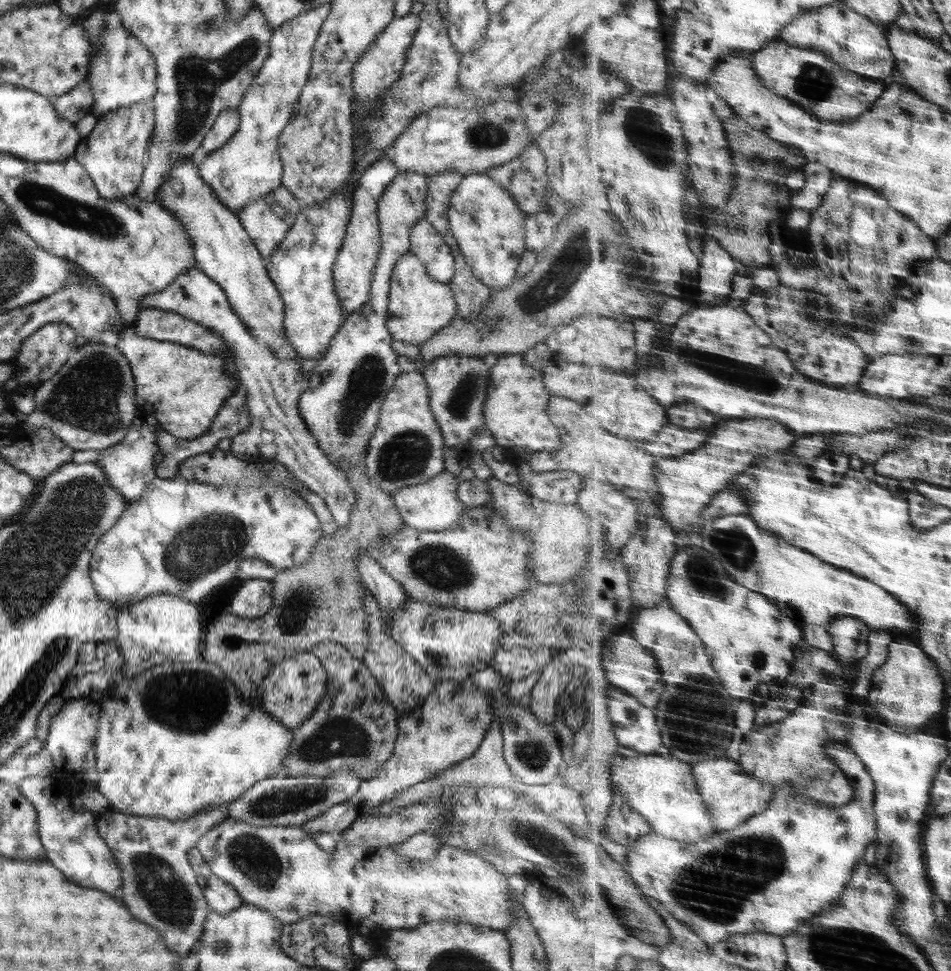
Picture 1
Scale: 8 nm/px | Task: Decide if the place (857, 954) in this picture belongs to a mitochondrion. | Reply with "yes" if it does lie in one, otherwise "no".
yes

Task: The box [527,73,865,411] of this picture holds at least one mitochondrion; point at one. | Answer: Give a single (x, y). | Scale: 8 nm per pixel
(755, 380)

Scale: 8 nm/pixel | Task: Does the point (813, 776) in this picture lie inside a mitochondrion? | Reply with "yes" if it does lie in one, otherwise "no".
yes

